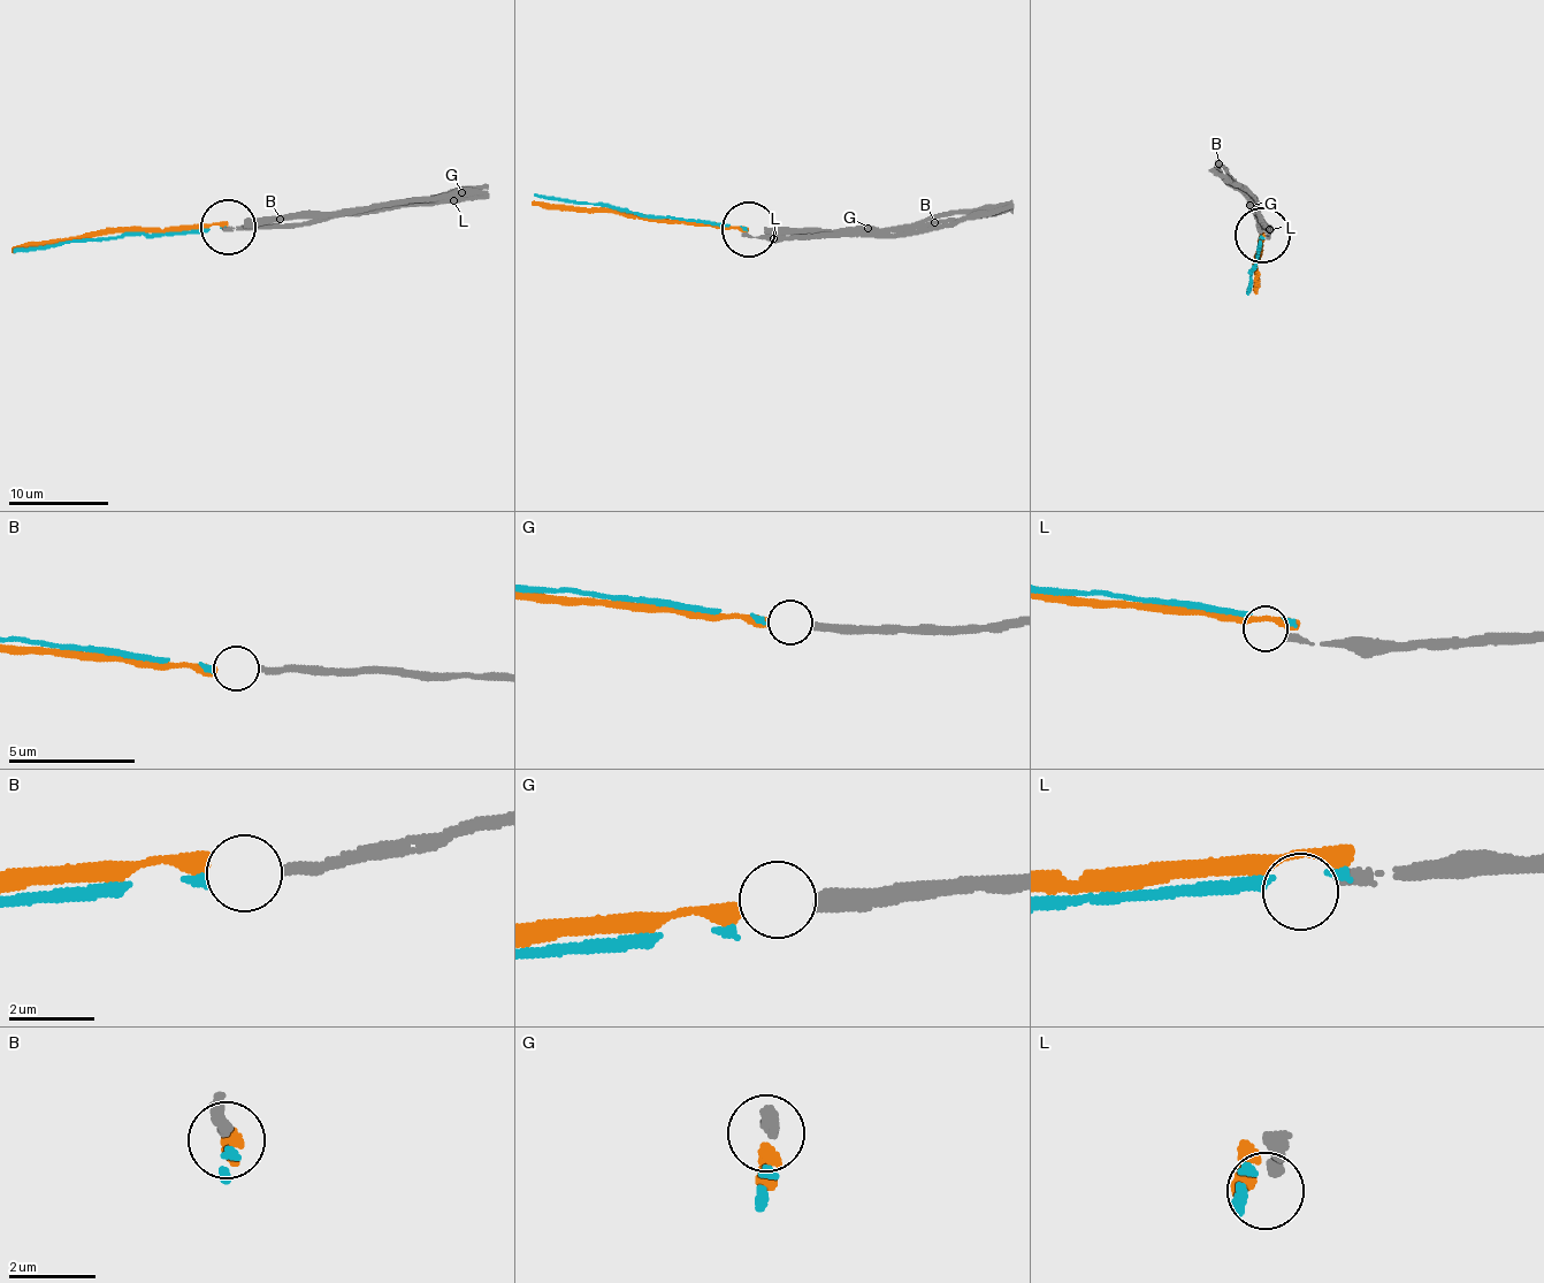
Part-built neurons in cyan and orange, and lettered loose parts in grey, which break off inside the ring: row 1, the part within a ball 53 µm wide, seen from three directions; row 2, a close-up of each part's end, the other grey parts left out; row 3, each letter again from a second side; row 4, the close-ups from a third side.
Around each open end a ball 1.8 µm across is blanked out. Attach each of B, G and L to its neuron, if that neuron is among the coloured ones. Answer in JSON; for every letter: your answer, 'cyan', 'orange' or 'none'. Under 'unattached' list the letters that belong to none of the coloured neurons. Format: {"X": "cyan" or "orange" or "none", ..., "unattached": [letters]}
{"B": "cyan", "G": "orange", "L": "none", "unattached": ["L"]}

